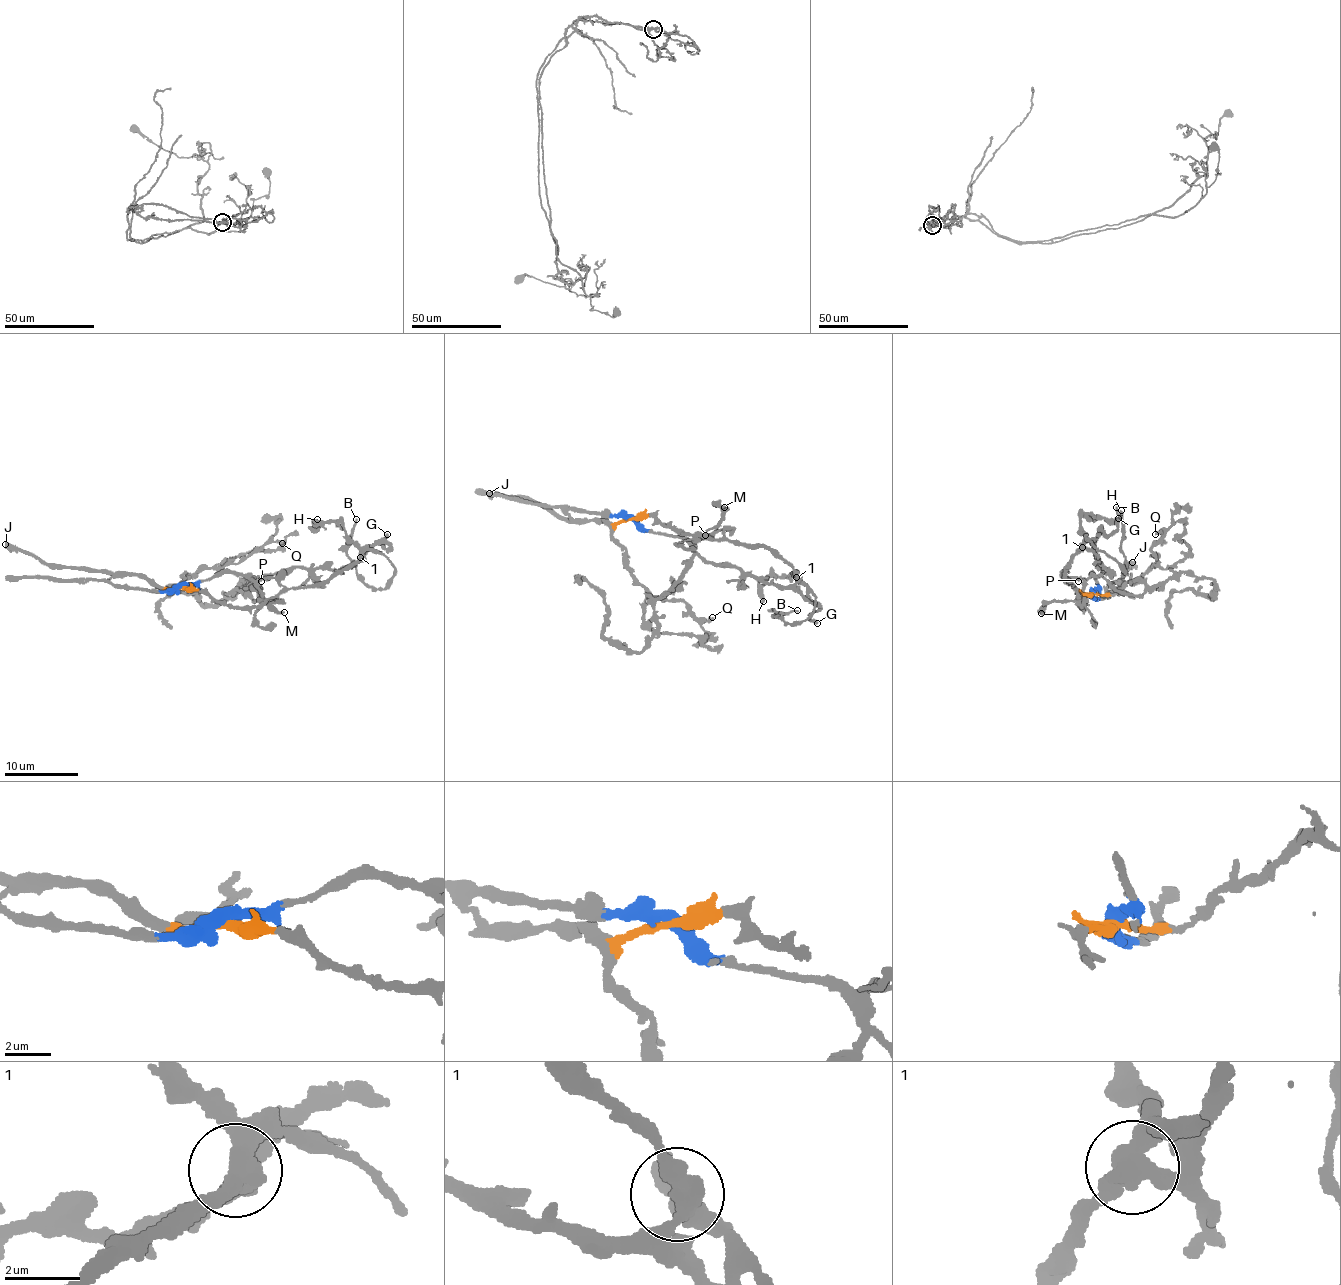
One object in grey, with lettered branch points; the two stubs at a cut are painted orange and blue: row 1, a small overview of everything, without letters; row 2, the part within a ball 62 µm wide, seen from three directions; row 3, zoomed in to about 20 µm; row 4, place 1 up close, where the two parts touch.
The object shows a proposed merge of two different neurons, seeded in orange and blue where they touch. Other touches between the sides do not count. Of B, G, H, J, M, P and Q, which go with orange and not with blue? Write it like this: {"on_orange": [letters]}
{"on_orange": ["B", "H", "J", "M", "P", "Q"]}

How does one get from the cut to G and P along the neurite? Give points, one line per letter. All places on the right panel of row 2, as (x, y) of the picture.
G: (1093, 592), (1097, 582), (1090, 574), (1102, 571), (1092, 548), (1100, 532), (1108, 535), (1117, 528), (1117, 518)
P: (1093, 592), (1080, 597), (1084, 605), (1080, 607), (1073, 586), (1066, 578), (1079, 581)

